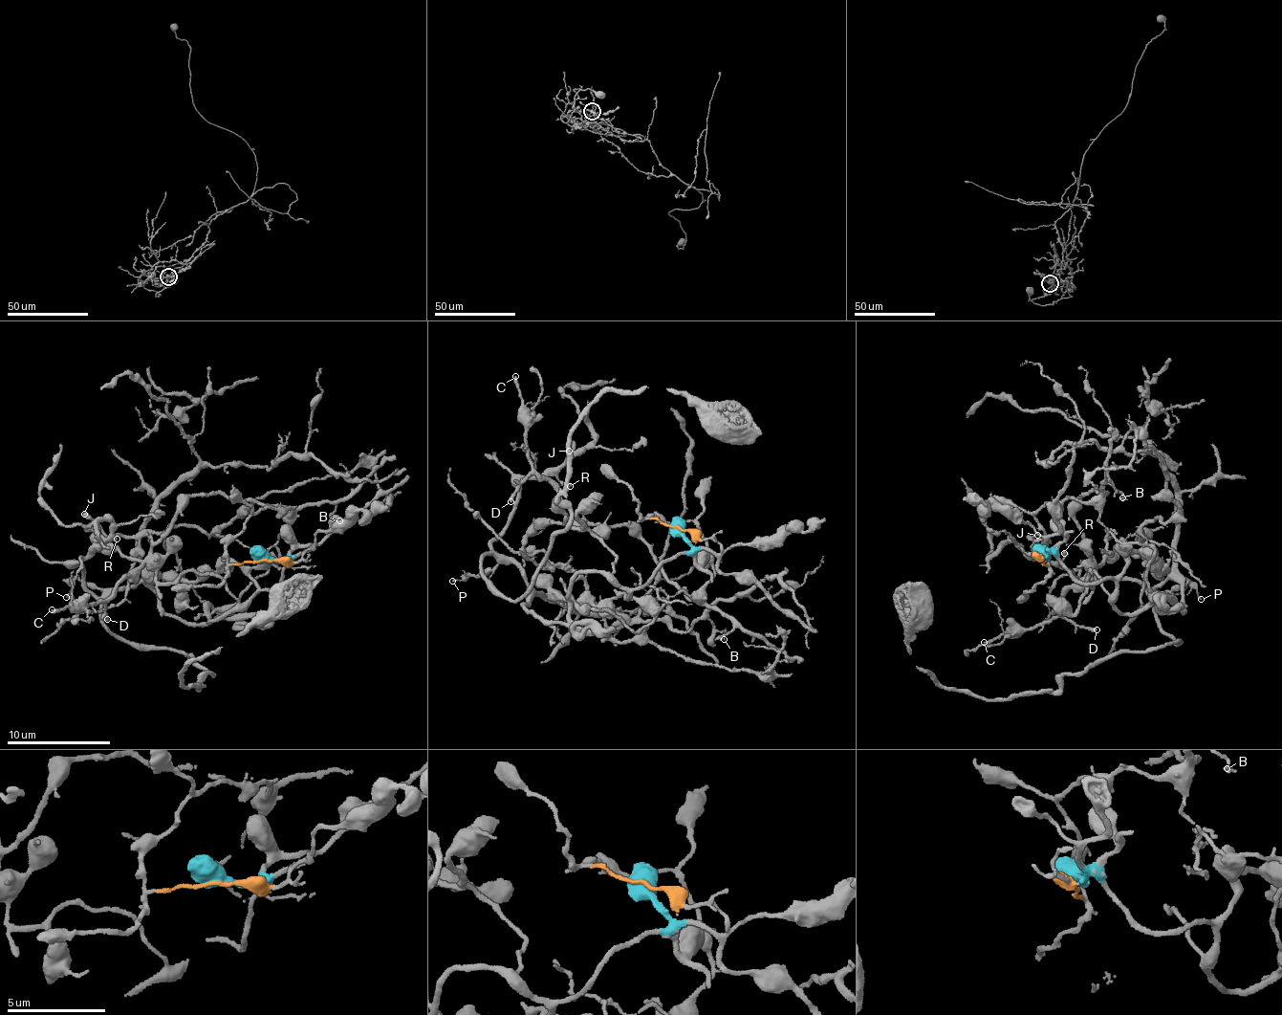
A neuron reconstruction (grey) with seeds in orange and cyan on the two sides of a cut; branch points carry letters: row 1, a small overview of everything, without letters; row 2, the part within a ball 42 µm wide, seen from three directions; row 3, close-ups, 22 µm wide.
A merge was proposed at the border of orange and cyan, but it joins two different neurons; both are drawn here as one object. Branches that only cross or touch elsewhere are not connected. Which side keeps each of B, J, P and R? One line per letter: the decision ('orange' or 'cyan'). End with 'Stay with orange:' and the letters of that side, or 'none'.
B: orange
J: cyan
P: cyan
R: cyan
Stay with orange: B

